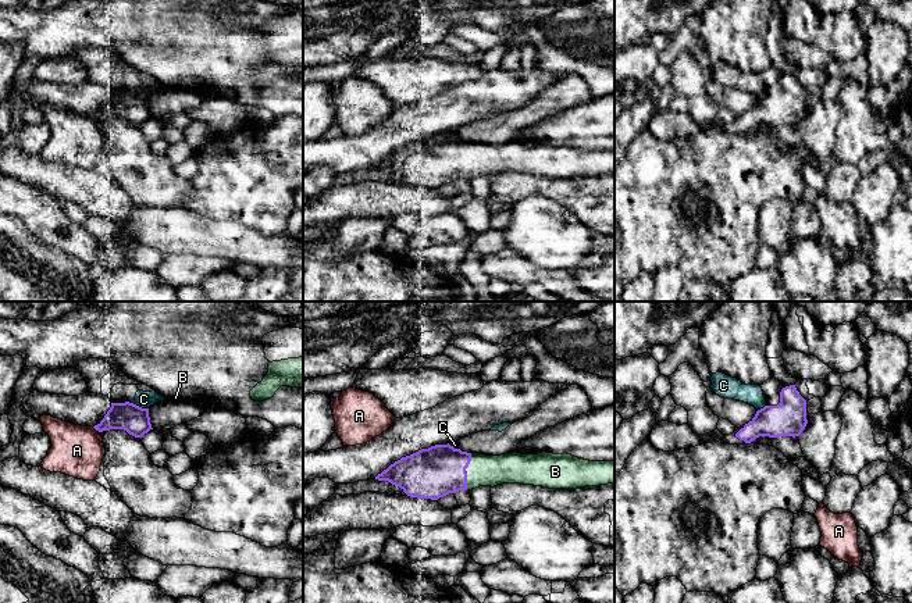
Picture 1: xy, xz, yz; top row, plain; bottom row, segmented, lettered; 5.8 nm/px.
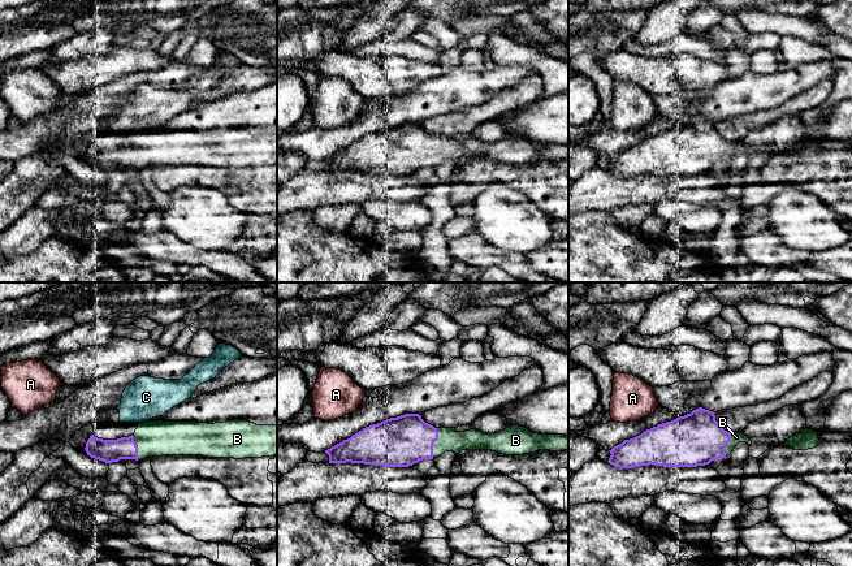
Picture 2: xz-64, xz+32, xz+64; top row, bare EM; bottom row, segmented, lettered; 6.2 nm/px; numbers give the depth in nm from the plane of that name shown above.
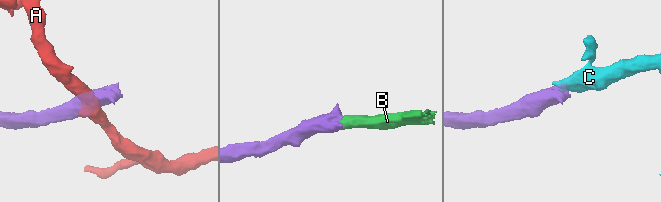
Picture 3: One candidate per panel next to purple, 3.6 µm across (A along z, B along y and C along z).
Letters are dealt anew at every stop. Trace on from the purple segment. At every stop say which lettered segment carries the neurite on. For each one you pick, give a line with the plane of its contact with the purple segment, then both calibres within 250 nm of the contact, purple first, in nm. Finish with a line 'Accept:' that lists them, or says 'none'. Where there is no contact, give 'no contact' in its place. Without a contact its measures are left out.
B: contact in xz; calibres 300 and 180 nm
Accept: B

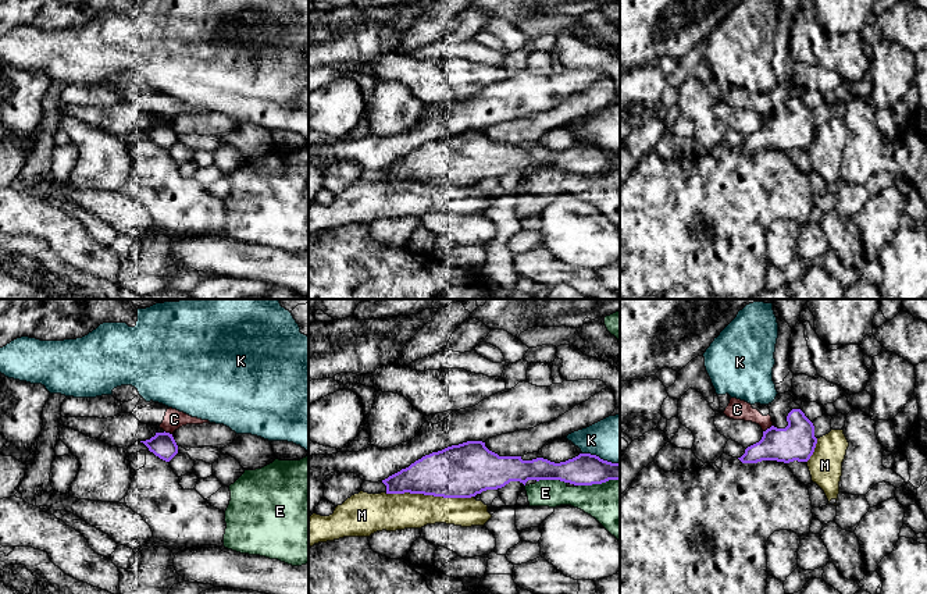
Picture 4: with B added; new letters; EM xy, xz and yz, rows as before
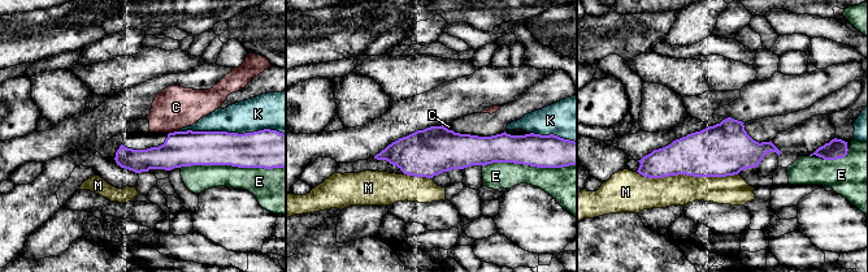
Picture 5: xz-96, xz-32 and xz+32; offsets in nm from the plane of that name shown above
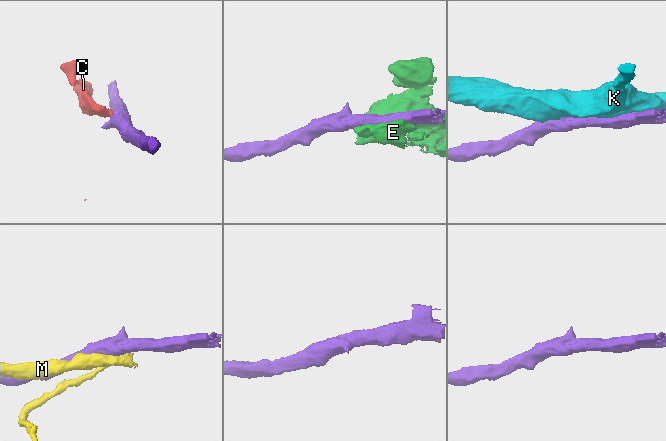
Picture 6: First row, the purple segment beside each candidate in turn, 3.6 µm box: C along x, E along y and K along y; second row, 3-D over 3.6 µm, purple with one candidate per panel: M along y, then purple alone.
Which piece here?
Accept: none

